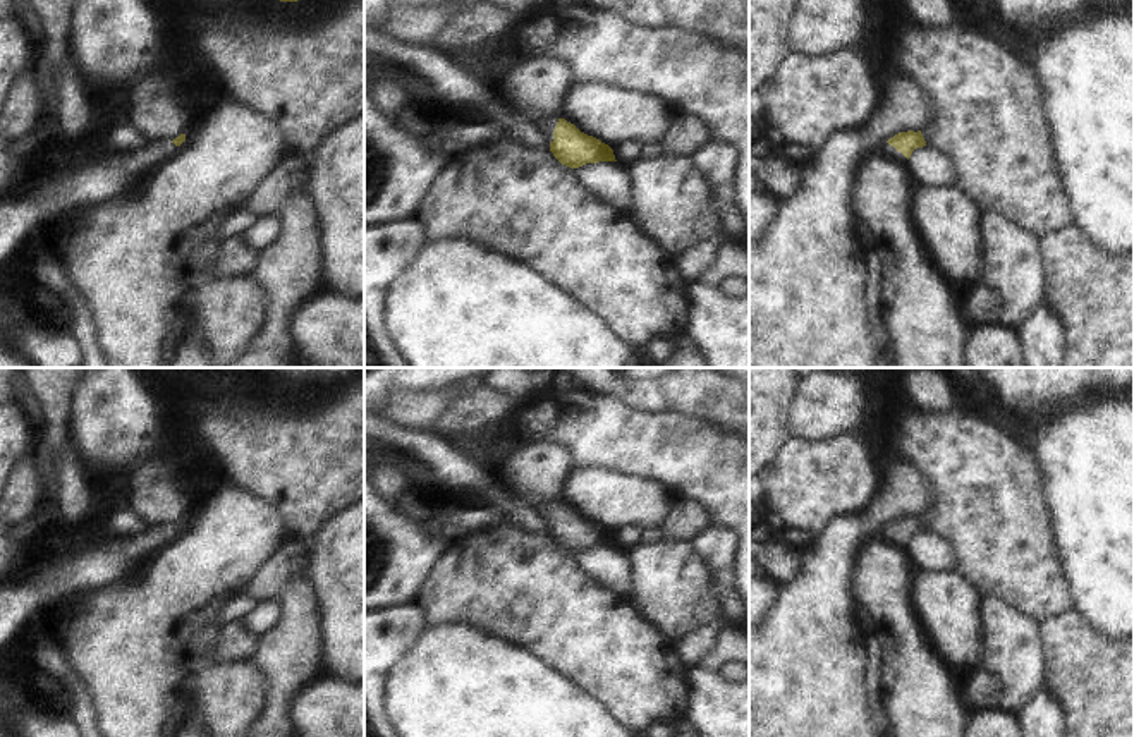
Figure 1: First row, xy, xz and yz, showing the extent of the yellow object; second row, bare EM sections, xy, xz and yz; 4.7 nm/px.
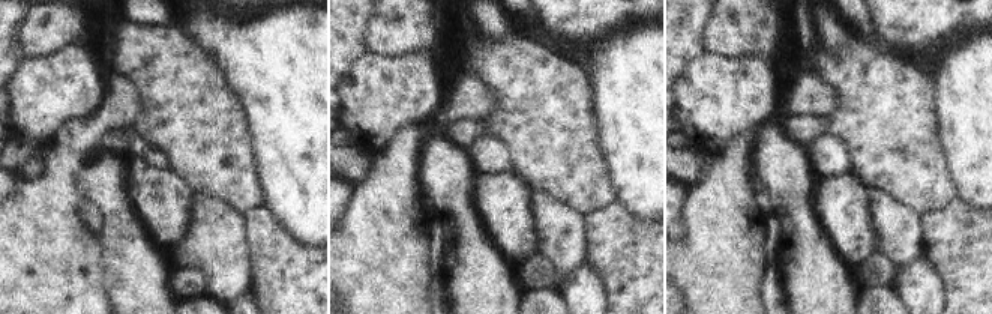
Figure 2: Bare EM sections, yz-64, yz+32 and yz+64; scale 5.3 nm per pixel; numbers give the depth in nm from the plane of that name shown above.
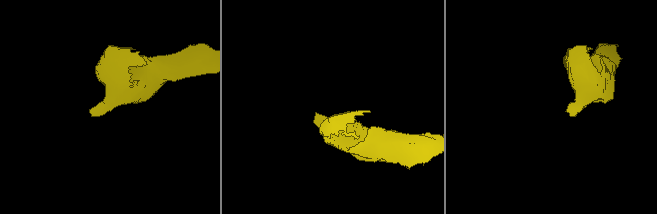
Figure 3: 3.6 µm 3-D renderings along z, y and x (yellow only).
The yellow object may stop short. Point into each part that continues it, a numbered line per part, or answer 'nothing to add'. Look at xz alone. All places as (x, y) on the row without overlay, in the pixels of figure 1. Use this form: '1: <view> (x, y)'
1: xz (545, 511)

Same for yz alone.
1: yz (890, 536)

